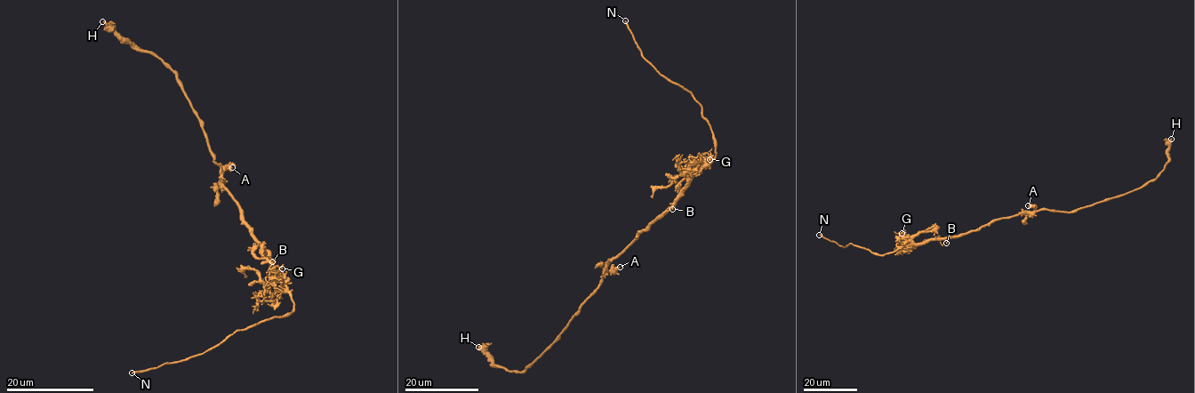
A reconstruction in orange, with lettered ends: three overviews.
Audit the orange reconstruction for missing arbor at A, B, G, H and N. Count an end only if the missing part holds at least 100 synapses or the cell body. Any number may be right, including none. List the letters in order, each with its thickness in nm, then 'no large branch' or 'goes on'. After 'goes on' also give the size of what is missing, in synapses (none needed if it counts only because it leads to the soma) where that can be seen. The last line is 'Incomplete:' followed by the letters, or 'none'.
A: calibre 280 nm; no large branch
B: calibre 200 nm; no large branch
G: calibre 160 nm; no large branch
H: calibre 240 nm; no large branch
N: calibre 200 nm; goes on
Incomplete: N

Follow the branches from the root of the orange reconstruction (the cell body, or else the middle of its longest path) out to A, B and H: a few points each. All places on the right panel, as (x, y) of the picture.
A: (987, 224), (1034, 210), (1028, 205)
B: (987, 224), (949, 236), (946, 243)
H: (987, 224), (1040, 209), (1076, 212), (1136, 189), (1152, 180), (1163, 171), (1169, 158), (1171, 139)

